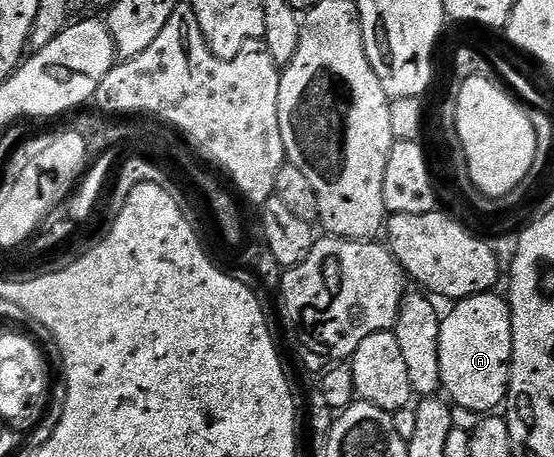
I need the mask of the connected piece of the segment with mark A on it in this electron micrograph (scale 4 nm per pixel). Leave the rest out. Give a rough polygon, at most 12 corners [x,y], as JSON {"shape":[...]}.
{"shape":[[497,293],[442,318],[444,394],[496,412],[509,394],[513,330]]}

